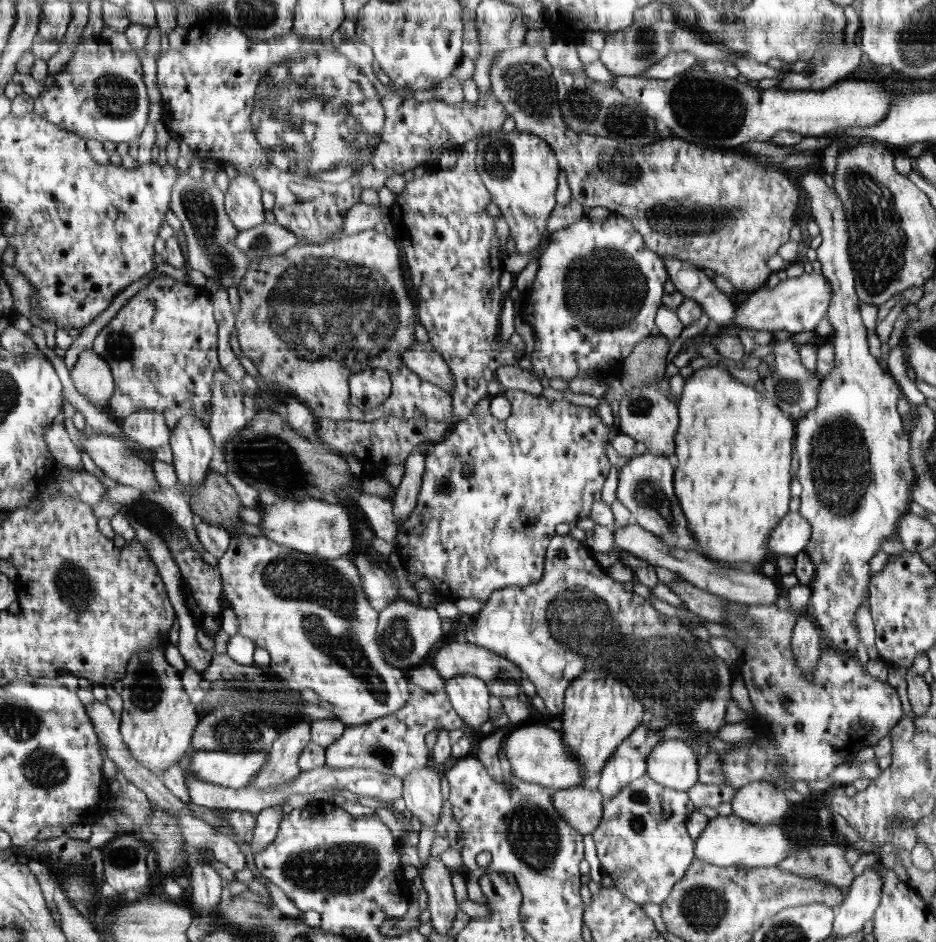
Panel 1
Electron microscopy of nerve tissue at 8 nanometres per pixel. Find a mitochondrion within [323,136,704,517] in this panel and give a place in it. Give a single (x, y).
(589, 276)

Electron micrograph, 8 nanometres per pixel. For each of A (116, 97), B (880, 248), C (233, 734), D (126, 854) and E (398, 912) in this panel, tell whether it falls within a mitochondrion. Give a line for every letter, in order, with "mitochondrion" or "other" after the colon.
A: mitochondrion
B: mitochondrion
C: mitochondrion
D: mitochondrion
E: other

